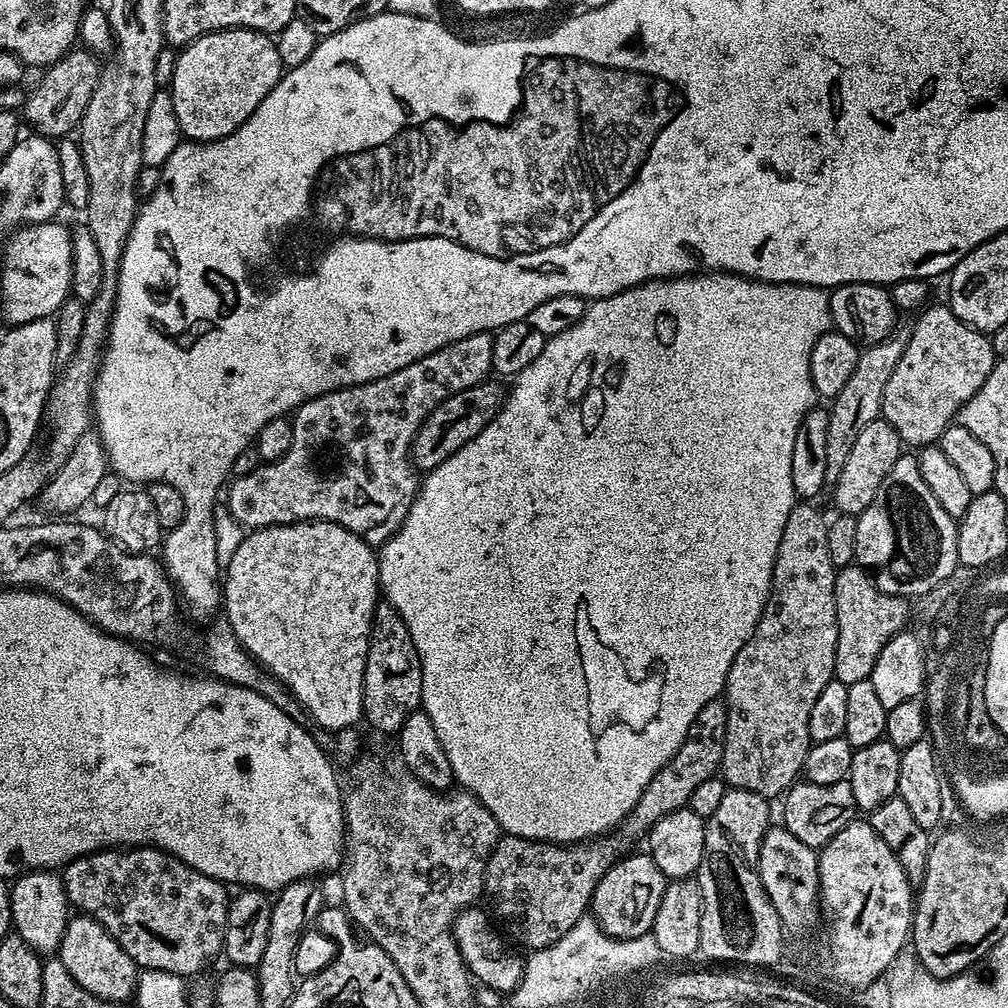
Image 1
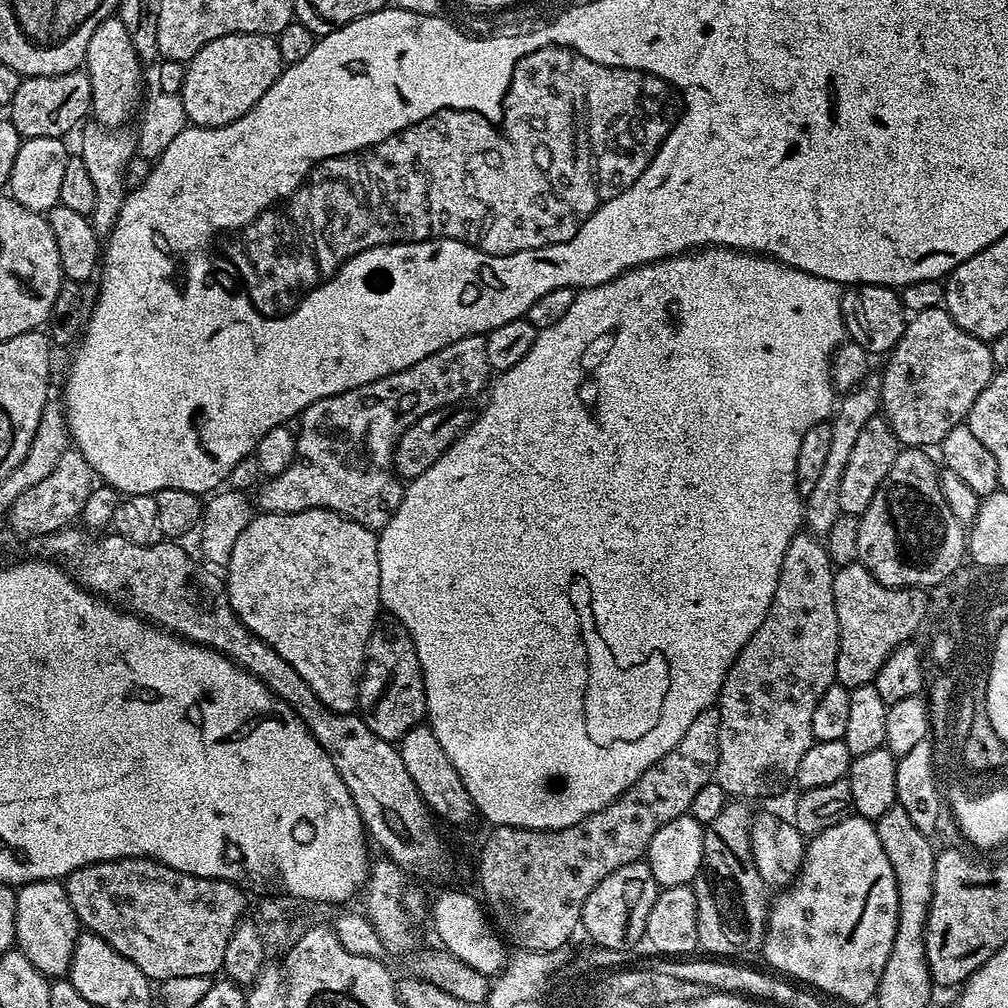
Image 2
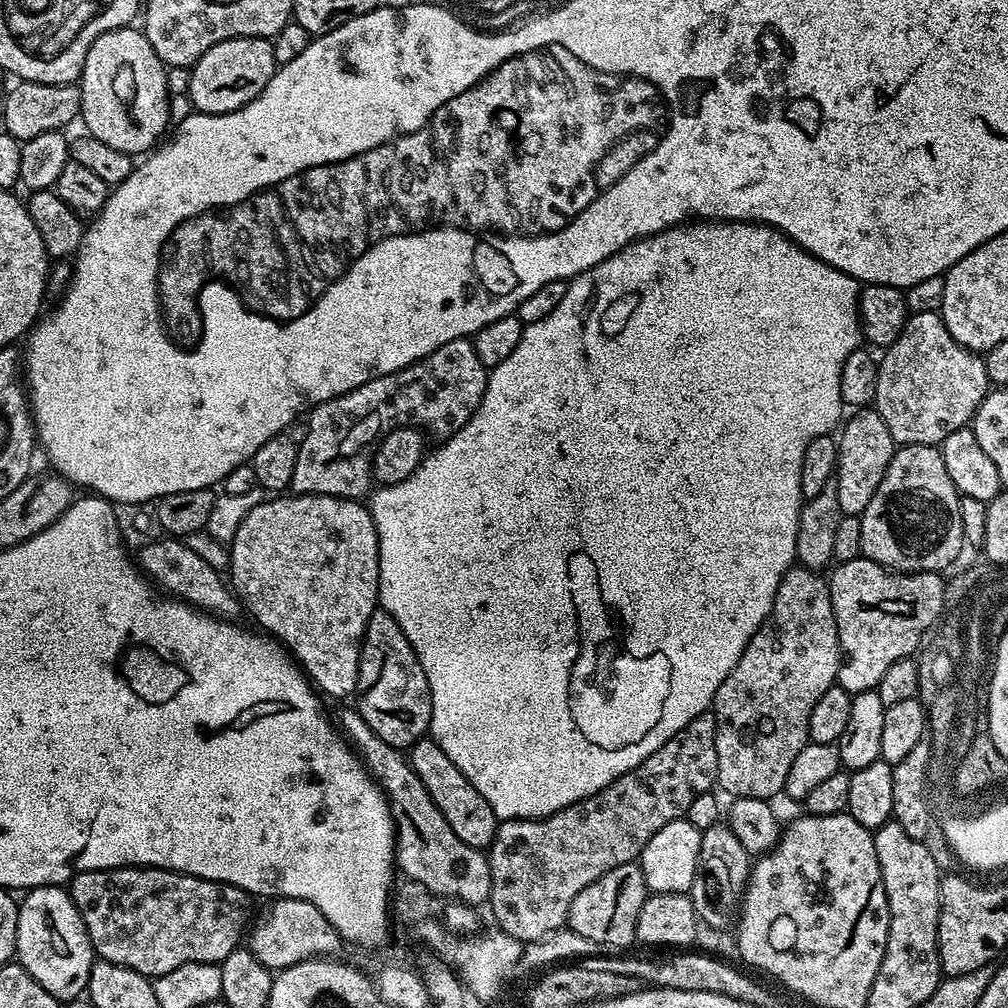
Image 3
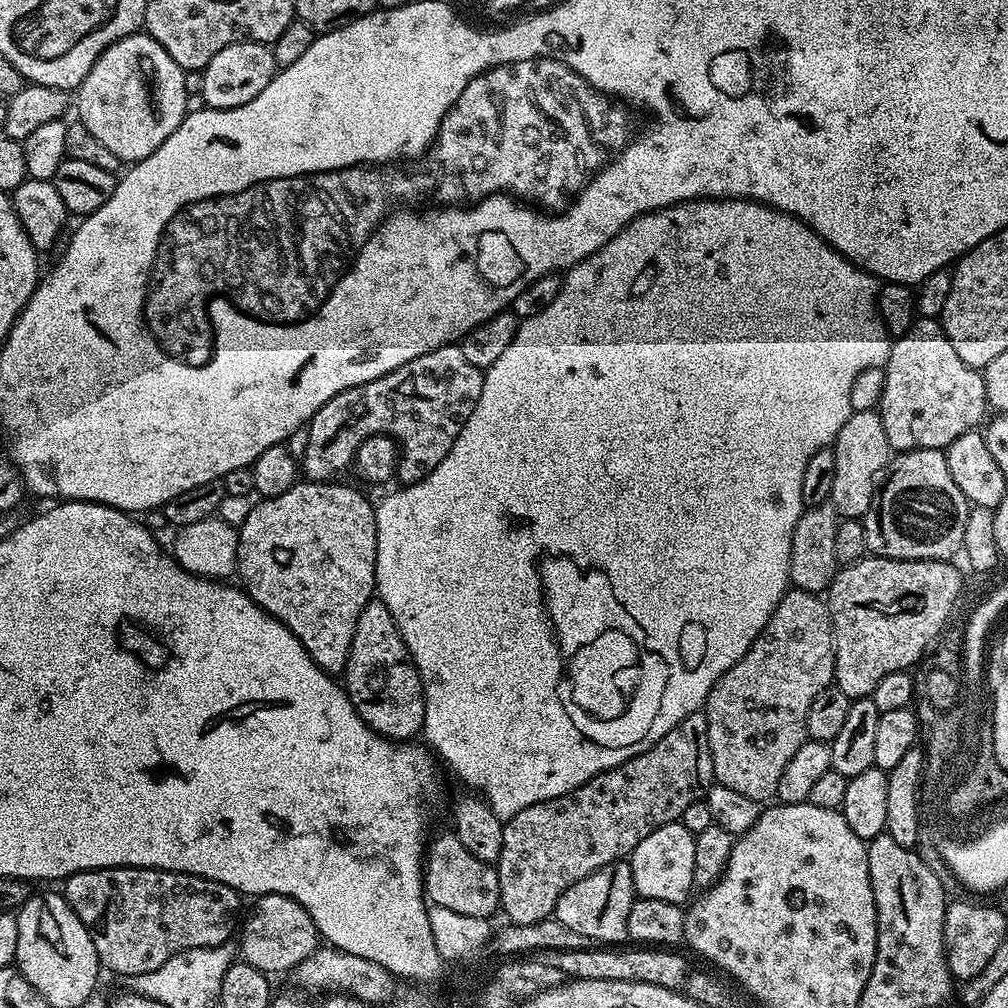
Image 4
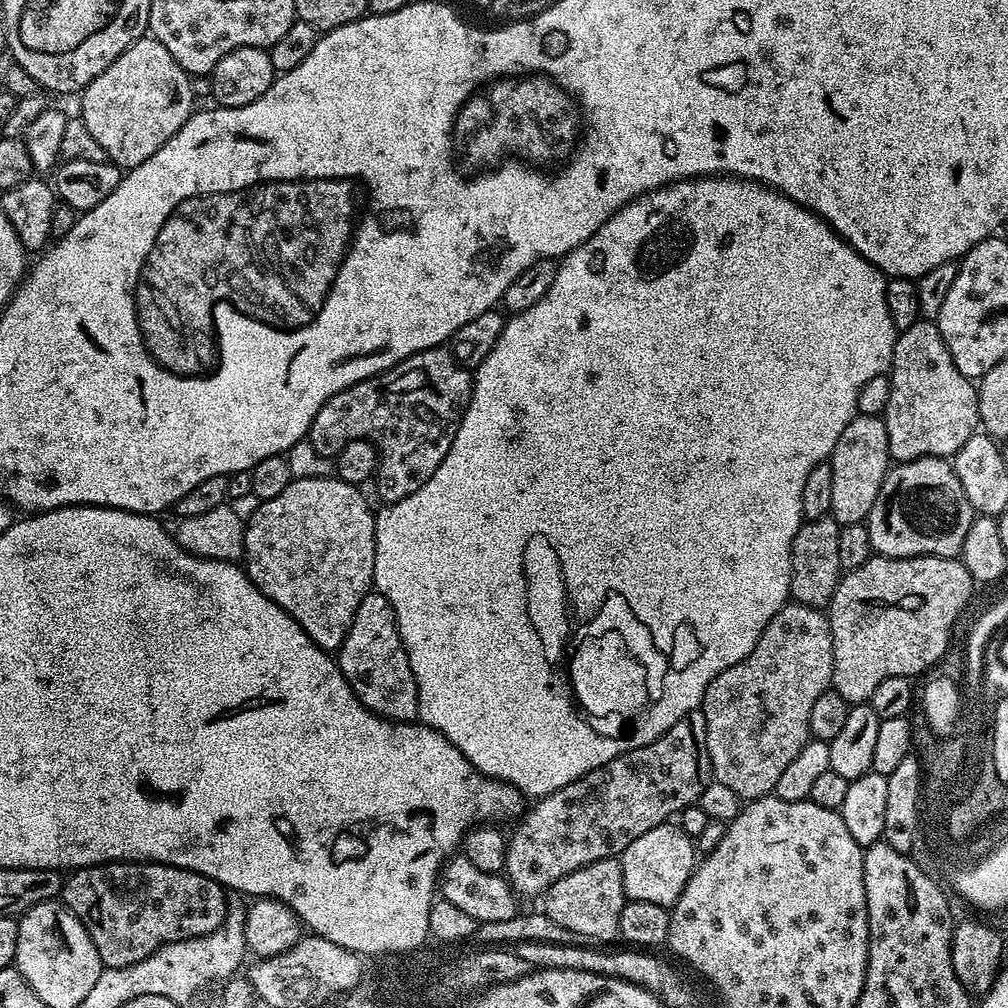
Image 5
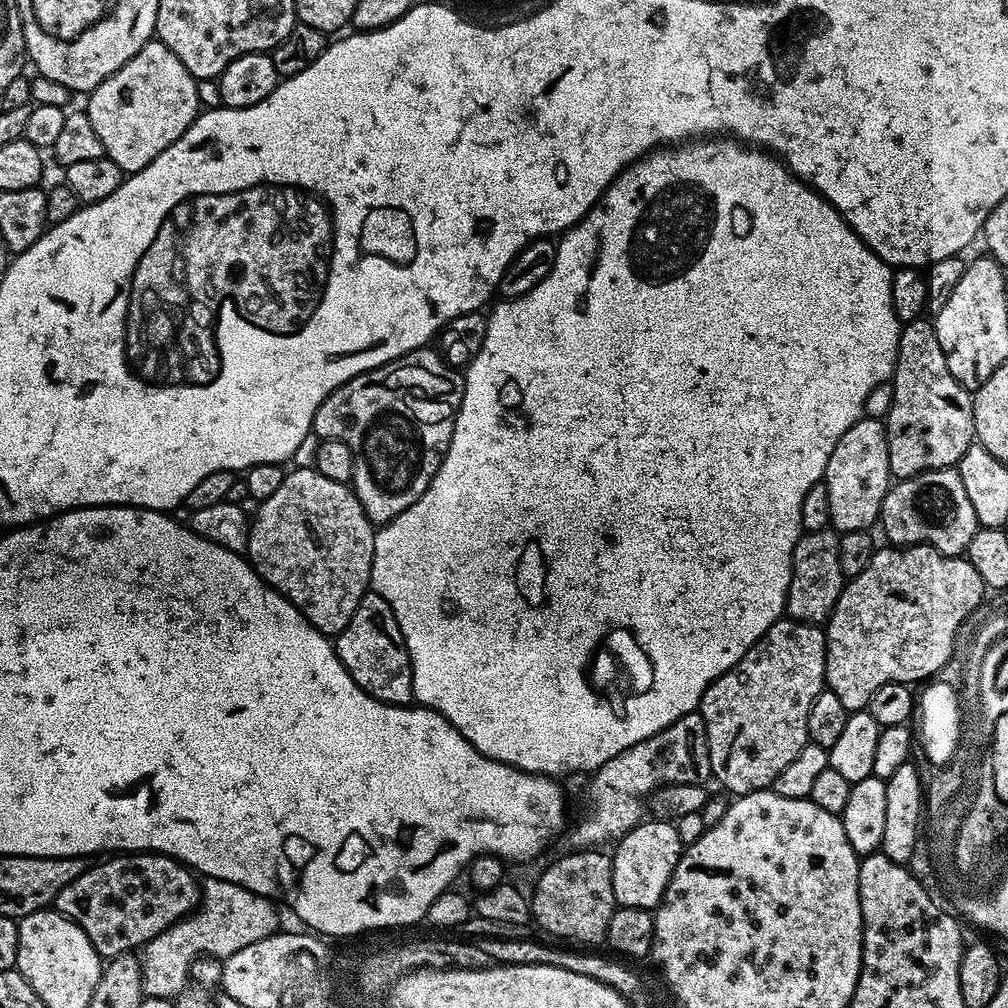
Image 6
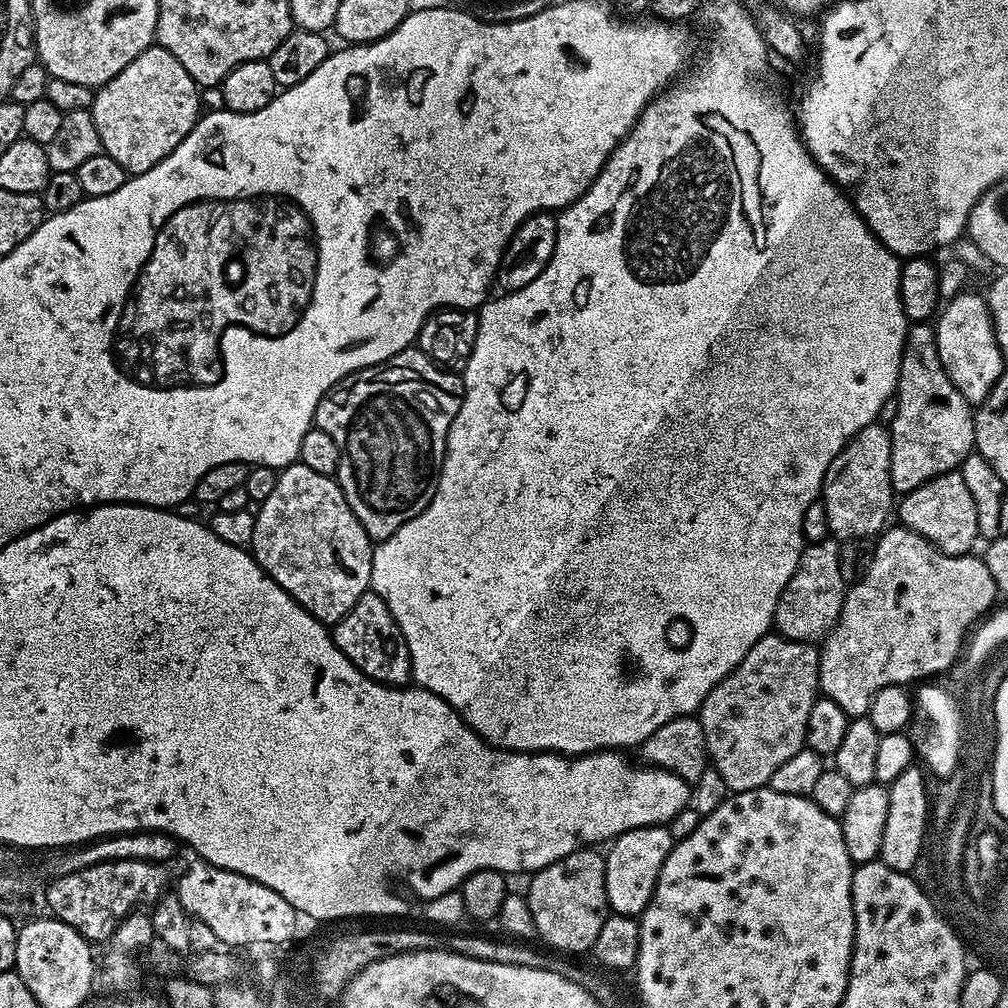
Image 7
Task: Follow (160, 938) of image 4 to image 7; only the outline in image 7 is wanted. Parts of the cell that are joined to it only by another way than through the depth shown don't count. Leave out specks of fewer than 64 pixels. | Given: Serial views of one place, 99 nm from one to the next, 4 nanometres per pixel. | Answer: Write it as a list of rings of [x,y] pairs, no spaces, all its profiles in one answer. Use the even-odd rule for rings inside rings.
[[[111,860],[83,868],[80,873],[49,879],[44,900],[53,917],[66,922],[89,942],[111,941],[116,927],[141,906],[152,906],[169,891],[168,872],[164,864],[147,864],[145,860]]]

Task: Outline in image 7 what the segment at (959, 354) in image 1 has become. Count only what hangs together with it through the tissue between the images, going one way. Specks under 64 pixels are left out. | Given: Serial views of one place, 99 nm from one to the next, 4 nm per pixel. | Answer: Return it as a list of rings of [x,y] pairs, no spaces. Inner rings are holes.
[[[931,323],[912,324],[902,350],[902,362],[896,377],[895,398],[898,414],[890,425],[892,453],[890,482],[893,493],[918,490],[926,482],[947,472],[957,471],[960,463],[973,455],[974,408],[958,394],[938,358],[936,330]]]

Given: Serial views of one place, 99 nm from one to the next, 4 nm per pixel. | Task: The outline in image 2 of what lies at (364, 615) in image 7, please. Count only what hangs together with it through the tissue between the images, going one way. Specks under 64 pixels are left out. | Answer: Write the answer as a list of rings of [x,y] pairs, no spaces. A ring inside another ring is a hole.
[[[394,618],[377,623],[368,639],[368,651],[364,658],[364,674],[360,678],[358,715],[378,734],[378,738],[400,741],[403,736],[425,719],[428,707],[424,693],[424,675],[414,650],[414,642],[406,630]]]

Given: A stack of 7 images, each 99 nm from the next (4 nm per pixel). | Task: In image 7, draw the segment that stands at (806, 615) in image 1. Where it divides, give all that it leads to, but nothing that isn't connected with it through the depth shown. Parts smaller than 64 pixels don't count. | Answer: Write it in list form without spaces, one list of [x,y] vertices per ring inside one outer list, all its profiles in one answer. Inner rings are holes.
[[[779,634],[763,636],[738,667],[708,691],[698,709],[698,719],[706,738],[711,767],[722,774],[722,782],[726,782],[729,793],[765,787],[770,774],[774,774],[786,758],[806,747],[806,718],[810,718],[810,706],[814,706],[819,692],[820,648],[815,643],[803,644]]]

